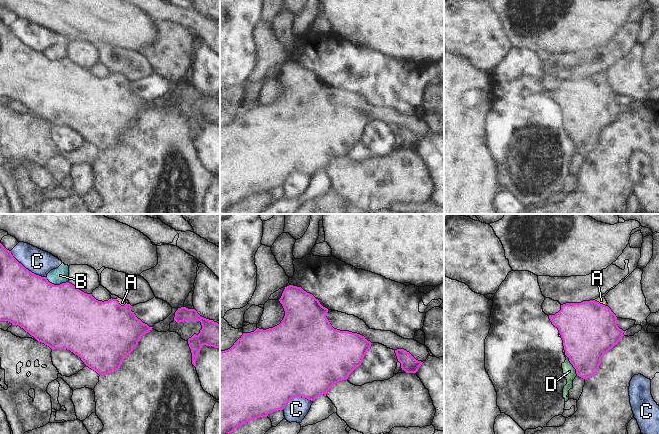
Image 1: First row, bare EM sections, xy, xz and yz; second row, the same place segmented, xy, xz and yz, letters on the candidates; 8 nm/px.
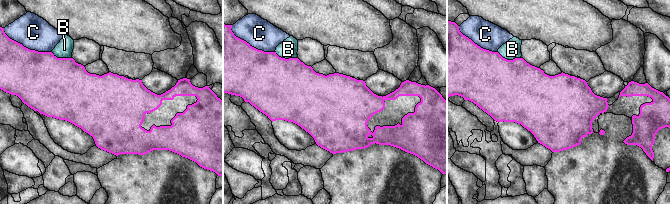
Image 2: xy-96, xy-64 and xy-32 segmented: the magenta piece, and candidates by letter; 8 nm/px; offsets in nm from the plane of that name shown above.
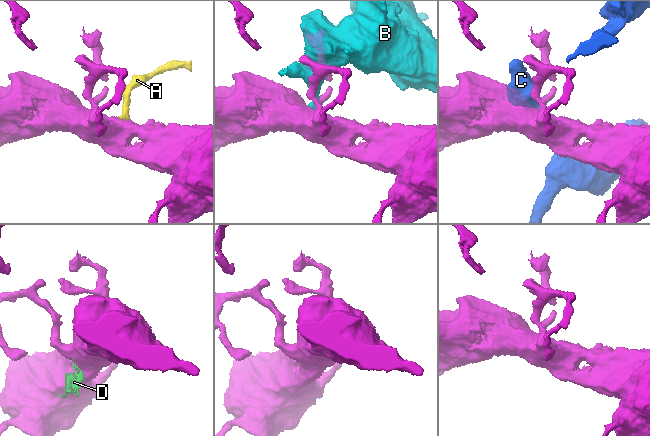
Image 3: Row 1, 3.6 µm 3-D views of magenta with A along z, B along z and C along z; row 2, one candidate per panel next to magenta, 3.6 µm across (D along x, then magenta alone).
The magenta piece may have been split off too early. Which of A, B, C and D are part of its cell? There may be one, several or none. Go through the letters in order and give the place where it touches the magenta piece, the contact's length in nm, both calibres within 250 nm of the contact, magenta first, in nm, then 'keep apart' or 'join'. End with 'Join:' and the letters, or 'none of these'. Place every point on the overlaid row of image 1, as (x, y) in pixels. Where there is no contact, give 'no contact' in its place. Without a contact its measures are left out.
A: meets magenta in yz at (599, 303); contact 120 nm long; 460 nm thick on the magenta side, 60 nm on the other; join
B: meets magenta in xy at (57, 285); contact 190 nm long; 500 nm thick on the magenta side, 130 nm on the other; keep apart
C: meets magenta in xy at (27, 269); contact 360 nm long; 440 nm thick on the magenta side, 200 nm on the other; keep apart
D: meets magenta in yz at (570, 362); contact 240 nm long; 400 nm thick on the magenta side, 100 nm on the other; keep apart
Join: A

